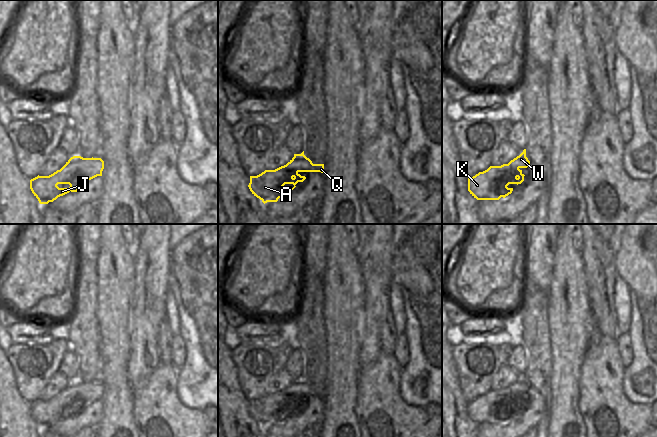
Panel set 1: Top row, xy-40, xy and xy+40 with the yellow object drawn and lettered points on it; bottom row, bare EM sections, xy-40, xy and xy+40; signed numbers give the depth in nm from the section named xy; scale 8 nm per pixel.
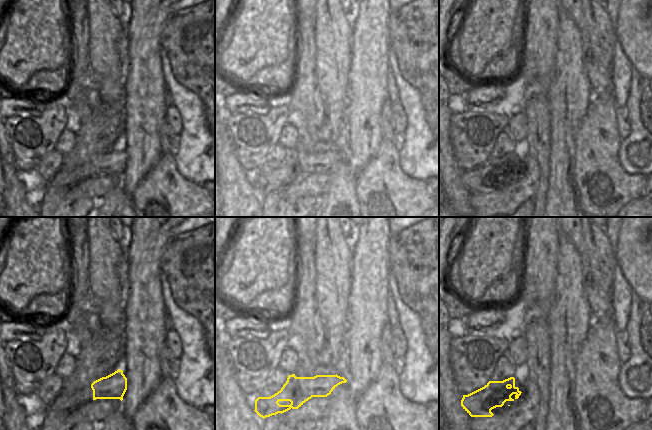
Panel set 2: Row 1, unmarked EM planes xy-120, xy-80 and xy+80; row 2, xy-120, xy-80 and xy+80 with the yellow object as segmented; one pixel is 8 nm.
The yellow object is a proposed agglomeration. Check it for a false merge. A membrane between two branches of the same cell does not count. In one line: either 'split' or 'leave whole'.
leave whole

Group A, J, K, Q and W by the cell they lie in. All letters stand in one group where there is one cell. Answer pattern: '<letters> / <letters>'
A J K Q W

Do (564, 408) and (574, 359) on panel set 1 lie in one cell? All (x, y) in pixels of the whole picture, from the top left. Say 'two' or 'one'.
one

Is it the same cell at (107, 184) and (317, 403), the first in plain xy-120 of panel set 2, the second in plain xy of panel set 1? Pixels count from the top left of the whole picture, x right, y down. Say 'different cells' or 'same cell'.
same cell

